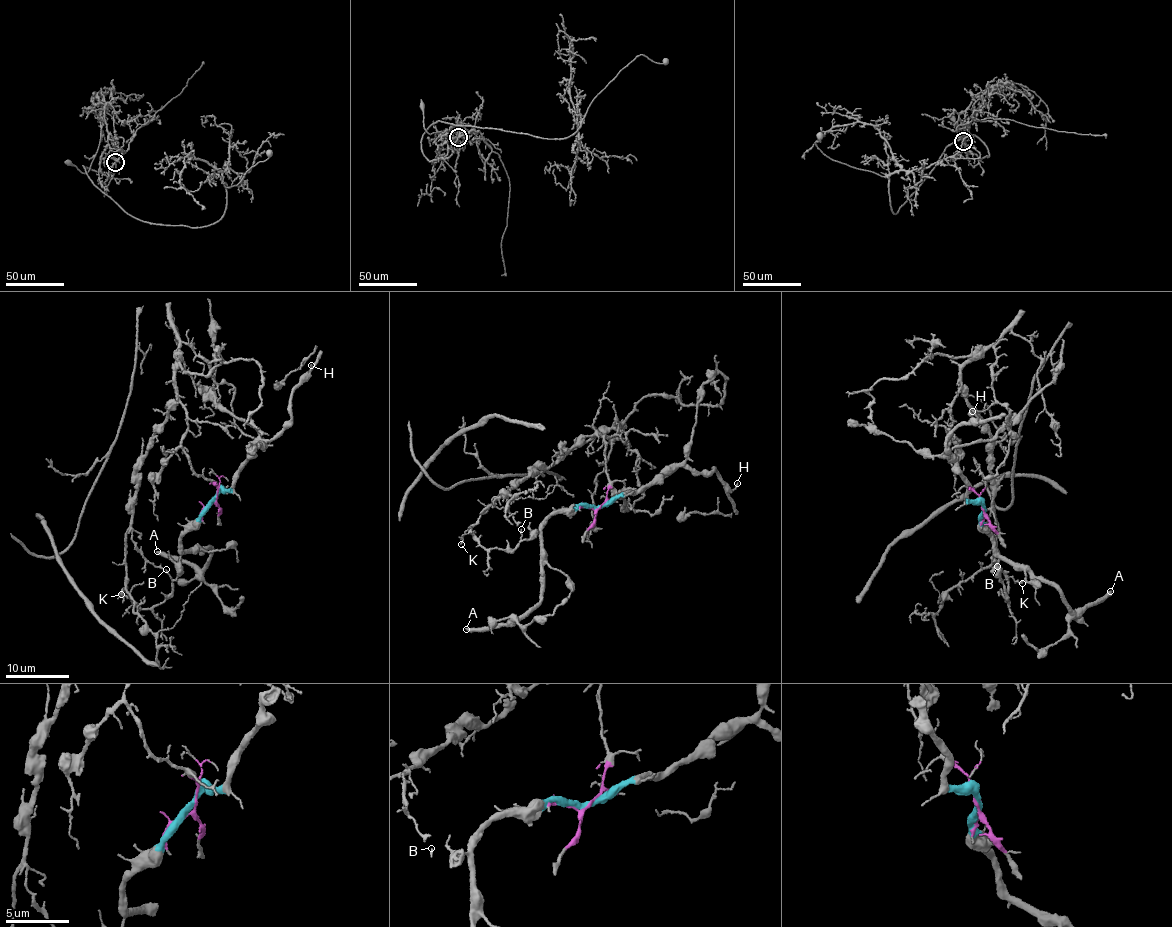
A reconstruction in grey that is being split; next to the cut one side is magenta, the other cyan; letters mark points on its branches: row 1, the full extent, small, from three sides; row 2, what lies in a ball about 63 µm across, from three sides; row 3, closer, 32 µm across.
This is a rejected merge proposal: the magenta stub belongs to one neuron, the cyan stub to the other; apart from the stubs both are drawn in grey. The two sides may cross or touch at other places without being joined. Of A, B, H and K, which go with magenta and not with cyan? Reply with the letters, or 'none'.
K

